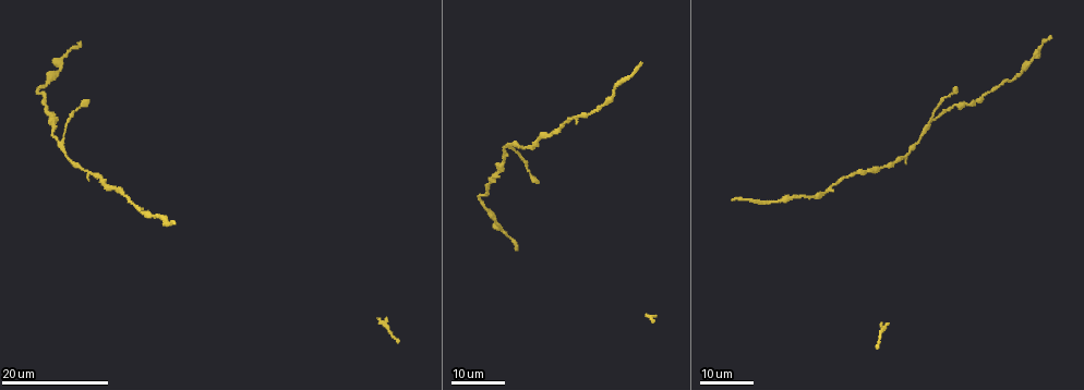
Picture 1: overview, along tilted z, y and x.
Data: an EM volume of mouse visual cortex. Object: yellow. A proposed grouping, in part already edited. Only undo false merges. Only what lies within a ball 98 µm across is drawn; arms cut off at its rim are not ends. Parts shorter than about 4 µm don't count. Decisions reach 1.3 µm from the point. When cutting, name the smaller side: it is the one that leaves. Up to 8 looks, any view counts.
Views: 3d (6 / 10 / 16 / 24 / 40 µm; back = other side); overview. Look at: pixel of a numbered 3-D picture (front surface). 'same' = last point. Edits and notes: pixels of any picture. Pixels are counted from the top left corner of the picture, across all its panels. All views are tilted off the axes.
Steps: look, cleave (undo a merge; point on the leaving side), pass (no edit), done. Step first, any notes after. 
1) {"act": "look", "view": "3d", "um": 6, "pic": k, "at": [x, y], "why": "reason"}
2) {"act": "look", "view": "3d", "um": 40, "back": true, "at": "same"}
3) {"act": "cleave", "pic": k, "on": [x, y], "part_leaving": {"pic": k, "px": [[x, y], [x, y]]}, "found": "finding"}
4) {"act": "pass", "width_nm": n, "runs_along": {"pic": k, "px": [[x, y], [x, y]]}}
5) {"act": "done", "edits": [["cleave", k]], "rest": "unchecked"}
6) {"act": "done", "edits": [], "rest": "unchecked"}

{"act": "look", "view": "3d", "um": 24, "pic": 1, "at": [787, 200]}

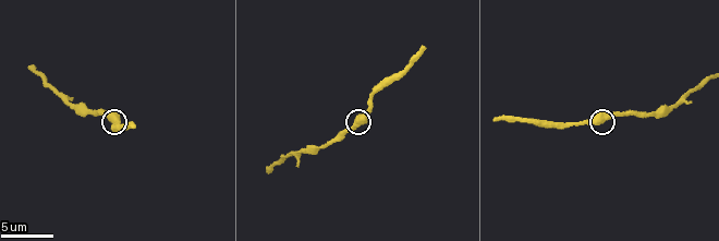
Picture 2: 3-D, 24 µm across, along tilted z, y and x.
{"act": "look", "view": "3d", "um": 10, "pic": 2, "at": [598, 123]}

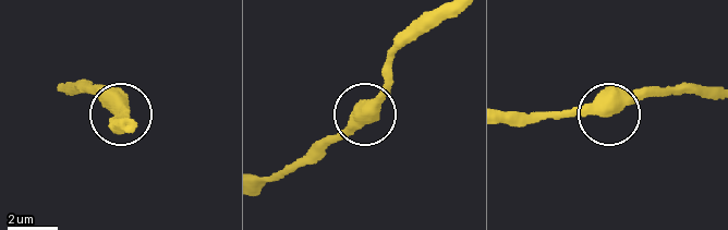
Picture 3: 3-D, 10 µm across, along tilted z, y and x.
{"act": "pass", "runs_along": {"pic": 3, "px": [[712, 89], [646, 92], [602, 111], [544, 111]]}, "found": "all the same neuron"}

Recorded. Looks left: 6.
{"act": "look", "view": "3d", "um": 24, "pic": 1, "at": [903, 154], "why": "calibre changes"}

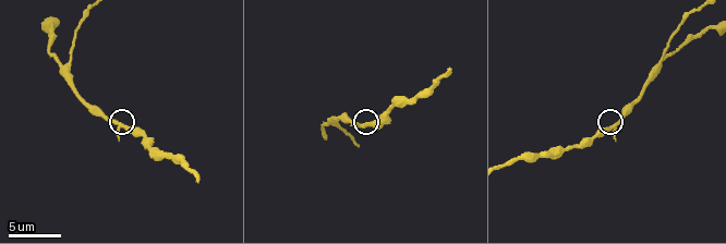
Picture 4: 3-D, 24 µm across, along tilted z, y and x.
{"act": "look", "view": "3d", "um": 6, "pic": 4, "at": [126, 125], "why": "zoom in"}

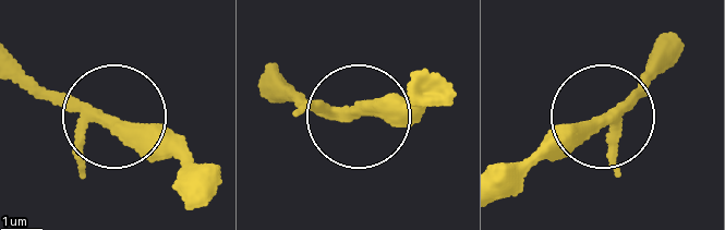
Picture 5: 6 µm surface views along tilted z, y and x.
{"act": "pass", "arms": 3, "runs_along": {"pic": 5, "px": [[185, 191], [172, 148], [132, 142], [11, 76]]}, "found": "one neuron here"}

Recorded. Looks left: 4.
{"act": "look", "view": "3d", "um": 24, "pic": 1, "at": [1021, 73], "why": "thick turns thin"}

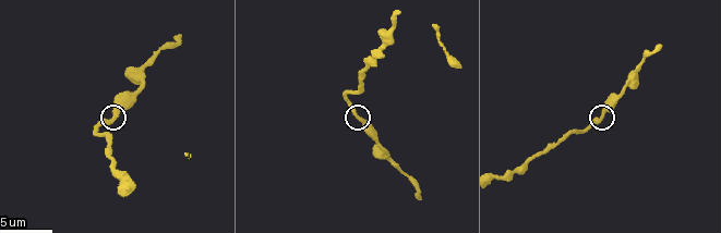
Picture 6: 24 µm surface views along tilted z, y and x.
{"act": "look", "view": "3d", "um": 10, "pic": 6, "at": [605, 112]}

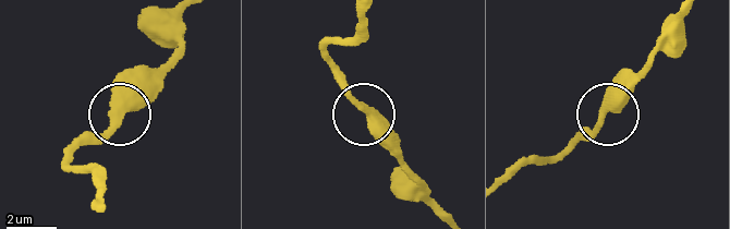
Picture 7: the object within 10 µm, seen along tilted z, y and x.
{"act": "pass", "runs_along": {"pic": 7, "px": [[101, 196], [88, 171], [72, 167], [73, 157], [153, 69]]}, "found": "one neuron here"}

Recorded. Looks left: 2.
{"act": "look", "view": "3d", "um": 16, "pic": 4, "at": [66, 67]}

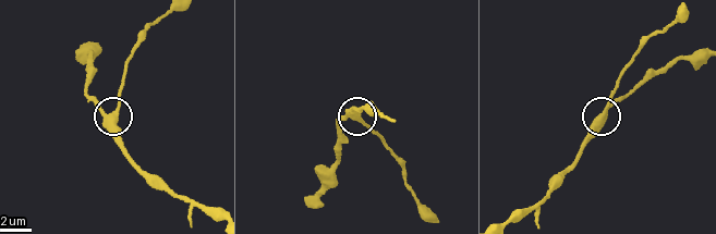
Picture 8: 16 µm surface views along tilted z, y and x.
{"act": "look", "view": "3d", "um": 16, "back": true, "pic": 8, "at": [354, 118]}

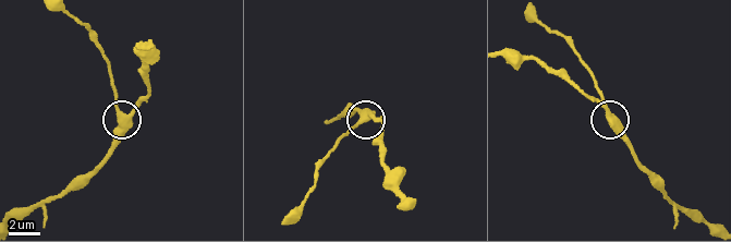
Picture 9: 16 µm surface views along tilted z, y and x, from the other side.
{"act": "pass", "side_arm_um": 12, "runs_along": {"pic": 9, "px": [[707, 220], [681, 210], [653, 186], [595, 89]]}, "found": "all the same neuron"}

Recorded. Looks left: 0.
{"act": "done", "edits": [], "rest": "unchecked"}

